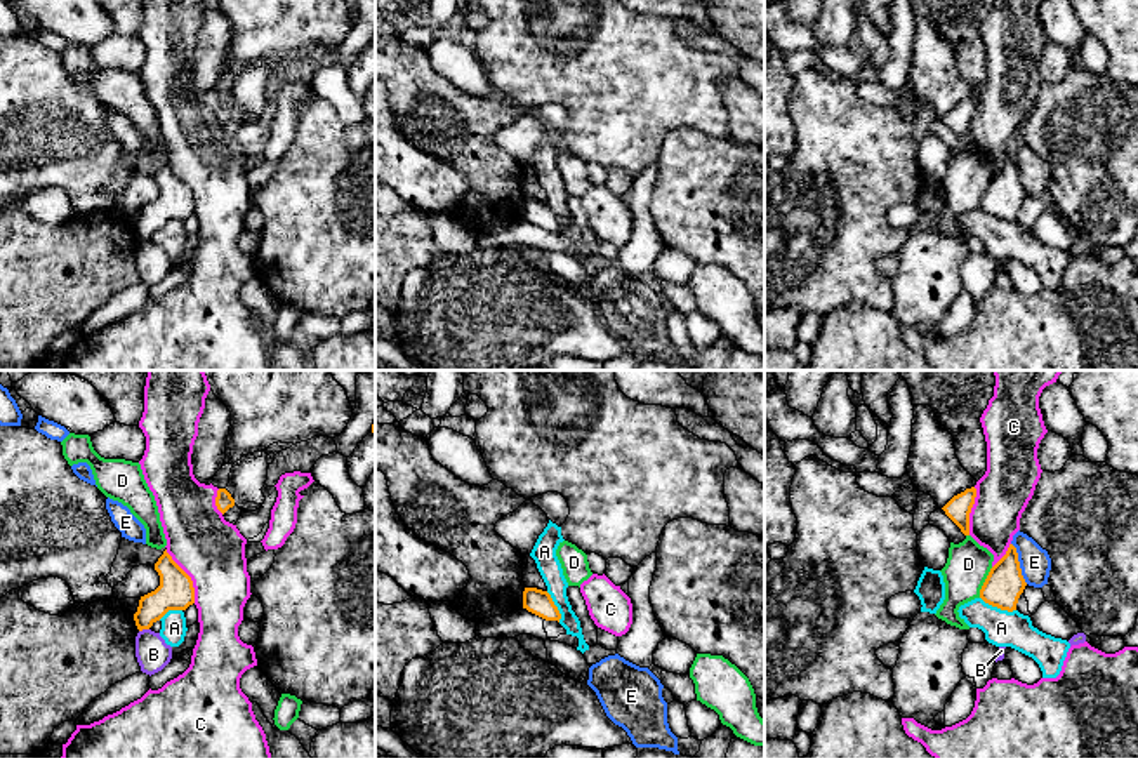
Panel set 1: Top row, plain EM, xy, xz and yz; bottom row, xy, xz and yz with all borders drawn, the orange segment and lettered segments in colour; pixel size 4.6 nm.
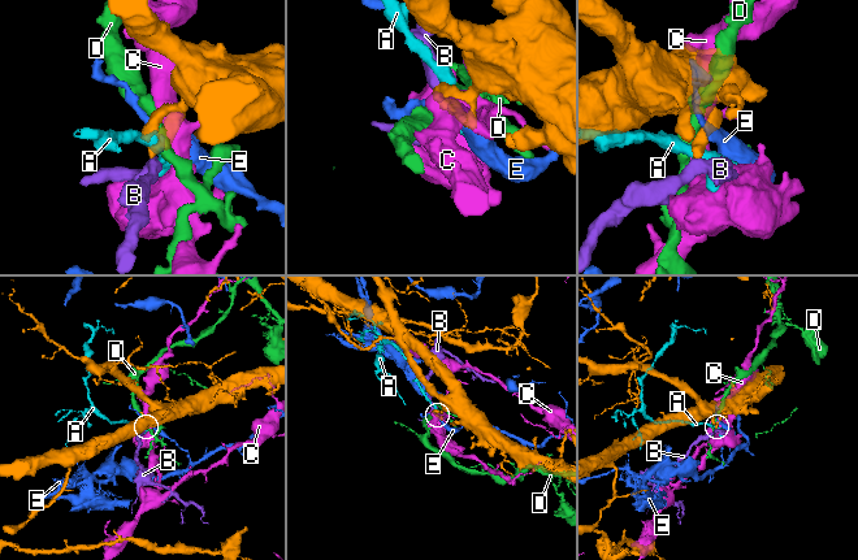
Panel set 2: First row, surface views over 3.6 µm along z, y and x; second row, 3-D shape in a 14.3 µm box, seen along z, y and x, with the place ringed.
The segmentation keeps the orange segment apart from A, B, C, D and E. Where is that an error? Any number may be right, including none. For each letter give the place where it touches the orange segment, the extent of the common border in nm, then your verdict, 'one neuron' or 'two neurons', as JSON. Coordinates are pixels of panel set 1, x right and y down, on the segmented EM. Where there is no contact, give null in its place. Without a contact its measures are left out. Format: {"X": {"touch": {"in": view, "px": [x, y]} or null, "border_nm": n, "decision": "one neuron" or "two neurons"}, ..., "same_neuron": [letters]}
{"A": {"touch": {"in": "yz", "px": [998, 607]}, "border_nm": 180, "decision": "two neurons"}, "B": {"touch": {"in": "xy", "px": [143, 628]}, "border_nm": 50, "decision": "two neurons"}, "C": {"touch": {"in": "xy", "px": [188, 576]}, "border_nm": 280, "decision": "two neurons"}, "D": {"touch": {"in": "yz", "px": [984, 583]}, "border_nm": 160, "decision": "two neurons"}, "E": {"touch": {"in": "yz", "px": [1018, 564]}, "border_nm": 200, "decision": "two neurons"}, "same_neuron": []}

